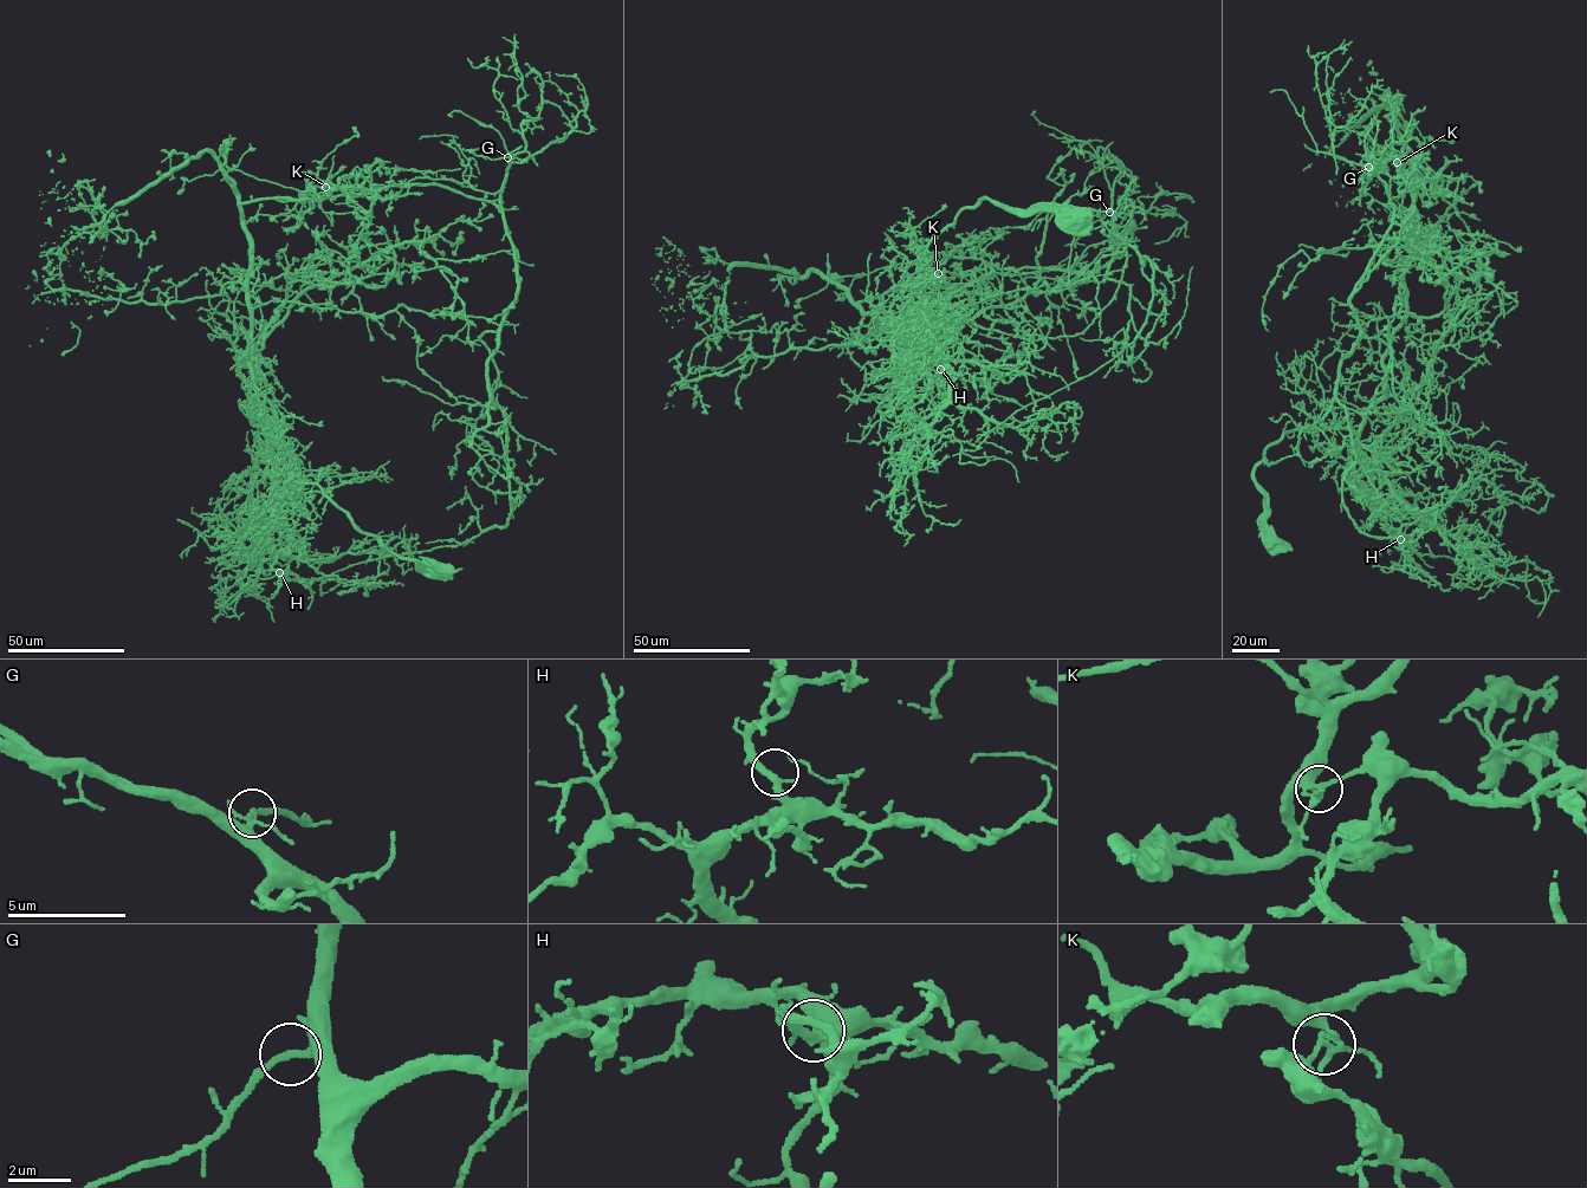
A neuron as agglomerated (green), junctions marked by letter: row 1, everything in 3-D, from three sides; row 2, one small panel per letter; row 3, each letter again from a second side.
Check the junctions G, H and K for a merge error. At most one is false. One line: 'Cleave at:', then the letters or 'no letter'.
Cleave at: K

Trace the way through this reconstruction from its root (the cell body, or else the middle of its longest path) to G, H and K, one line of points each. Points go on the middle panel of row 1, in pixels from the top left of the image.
G: (1080, 220), (967, 207), (926, 248), (915, 320), (886, 329), (1068, 285), (1129, 231), (1111, 247), (1109, 212)
H: (1080, 220), (984, 198), (937, 234), (919, 303), (947, 372), (943, 394), (934, 380), (940, 369)
K: (1080, 220), (984, 198), (926, 248), (913, 322), (902, 315), (887, 330), (860, 307), (938, 273)

